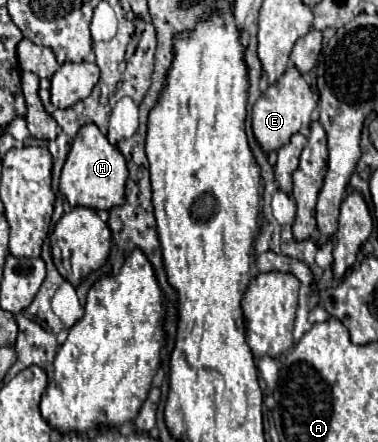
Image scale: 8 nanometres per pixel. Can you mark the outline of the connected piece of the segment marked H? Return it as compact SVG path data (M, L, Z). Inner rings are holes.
M88 123L82 125L72 141L70 153L66 157L62 177L60 177L60 191L66 195L72 207L92 207L96 211L112 209L124 203L124 185L128 179L128 169L122 153L116 145L112 145L106 135L96 129L96 125Z

